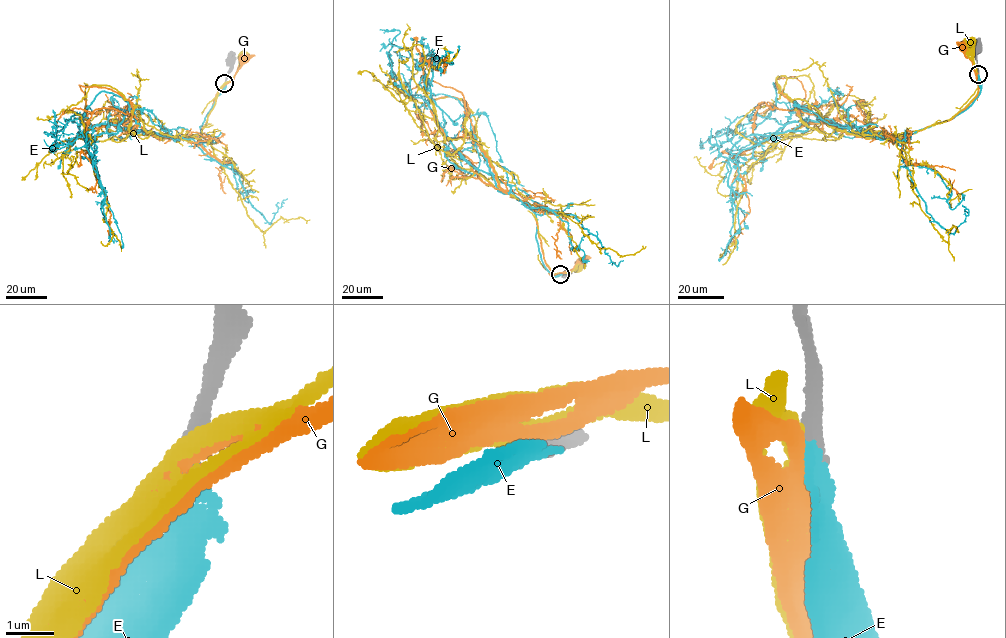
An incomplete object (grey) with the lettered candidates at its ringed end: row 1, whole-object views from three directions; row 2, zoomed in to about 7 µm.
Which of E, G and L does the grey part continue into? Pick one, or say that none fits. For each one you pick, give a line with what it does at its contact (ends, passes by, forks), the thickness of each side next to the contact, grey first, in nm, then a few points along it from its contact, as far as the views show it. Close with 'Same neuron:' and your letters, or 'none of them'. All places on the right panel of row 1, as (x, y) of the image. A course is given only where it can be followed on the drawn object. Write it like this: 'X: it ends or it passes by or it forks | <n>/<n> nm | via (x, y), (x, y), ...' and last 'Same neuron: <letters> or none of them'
E: it ends | 280/320 nm | via (978, 73), (981, 90), (969, 106), (910, 134), (846, 132), (773, 83), (767, 117), (701, 146), (701, 138)
Same neuron: E

